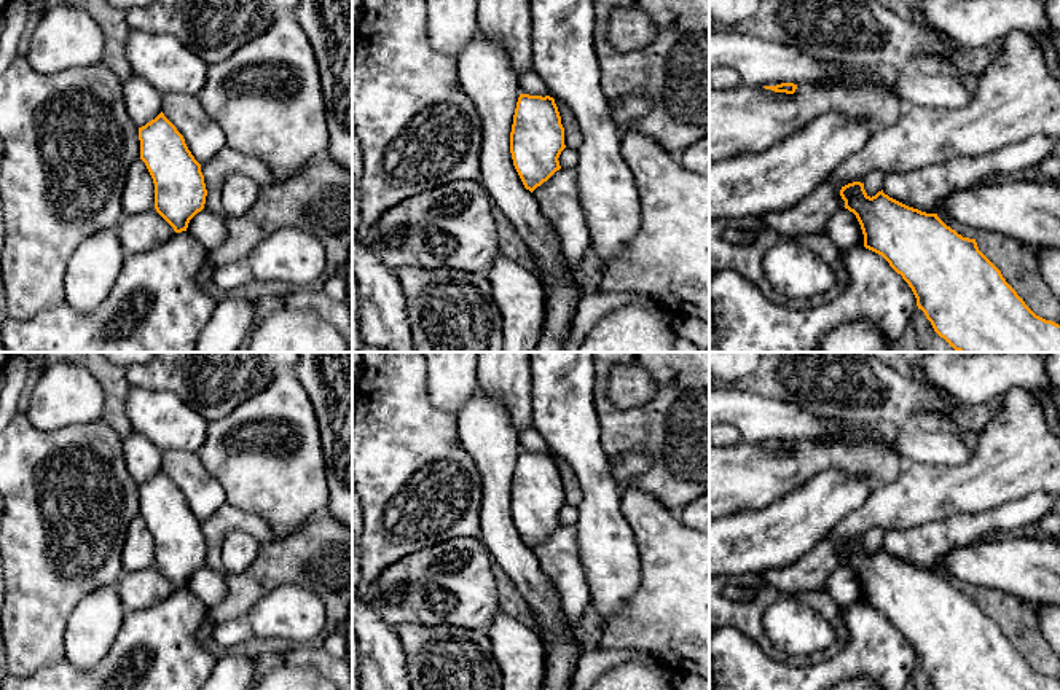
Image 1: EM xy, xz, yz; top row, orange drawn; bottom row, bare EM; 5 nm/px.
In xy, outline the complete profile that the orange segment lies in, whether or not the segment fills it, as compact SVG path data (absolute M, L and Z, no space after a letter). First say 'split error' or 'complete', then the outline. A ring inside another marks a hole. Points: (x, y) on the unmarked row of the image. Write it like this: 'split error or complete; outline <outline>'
complete; outline M161 468L139 484L140 516L155 540L155 566L174 585L186 588L190 577L204 566L206 540L201 521L183 492Z

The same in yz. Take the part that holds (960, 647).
complete; outline M861 539L842 543L840 553L861 582L864 604L881 612L902 633L936 690L1060 690L1058 680L1036 672L1025 661L979 607L976 596L963 594L937 570L909 564L883 547L870 555Z

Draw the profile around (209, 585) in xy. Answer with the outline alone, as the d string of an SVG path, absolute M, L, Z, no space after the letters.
M202 566L190 577L186 588L207 607L220 604L226 594L226 572Z

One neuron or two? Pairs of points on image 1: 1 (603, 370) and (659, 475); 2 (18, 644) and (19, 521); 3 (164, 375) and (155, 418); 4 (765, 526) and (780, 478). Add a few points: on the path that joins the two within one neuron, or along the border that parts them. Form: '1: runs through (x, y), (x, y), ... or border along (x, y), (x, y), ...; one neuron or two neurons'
1: runs through (601, 397), (601, 403), (651, 448); one neuron
2: runs through (23, 614), (23, 552); one neuron
3: border along (129, 383), (139, 388), (171, 391), (193, 410); two neurons
4: border along (805, 482), (764, 507), (737, 512); two neurons

